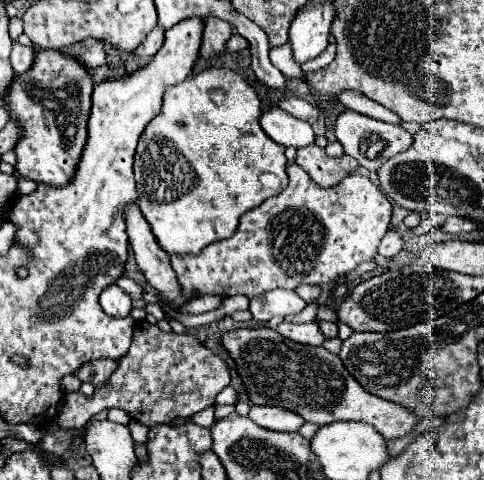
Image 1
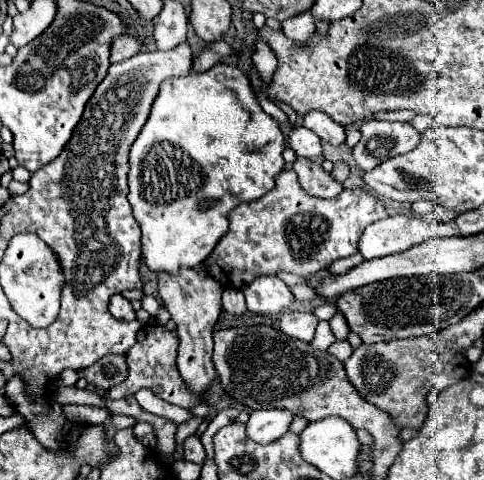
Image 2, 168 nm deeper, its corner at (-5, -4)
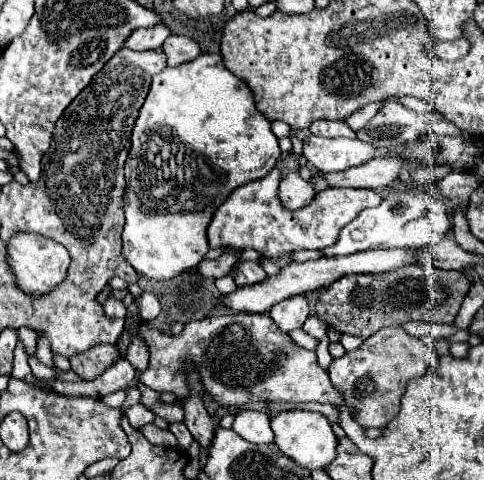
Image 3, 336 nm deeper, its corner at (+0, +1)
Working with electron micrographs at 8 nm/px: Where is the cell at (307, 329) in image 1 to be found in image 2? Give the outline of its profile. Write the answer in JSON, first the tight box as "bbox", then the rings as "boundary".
{"bbox":[281,311,317,343],"boundary":[[[291,311],[281,317],[281,331],[293,339],[311,343],[315,337],[315,327],[317,327],[317,319],[311,313]]]}

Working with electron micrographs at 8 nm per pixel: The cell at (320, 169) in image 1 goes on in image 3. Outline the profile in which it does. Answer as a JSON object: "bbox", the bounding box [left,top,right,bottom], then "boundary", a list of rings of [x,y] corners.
{"bbox":[278,172,316,210],"boundary":[[[288,172],[278,188],[280,204],[286,210],[300,210],[300,208],[308,206],[312,202],[314,194],[316,194],[314,186],[308,180],[302,180],[298,172]]]}

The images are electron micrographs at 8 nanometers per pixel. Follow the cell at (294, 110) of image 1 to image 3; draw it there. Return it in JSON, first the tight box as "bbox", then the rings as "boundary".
{"bbox":[310,120,356,138],"boundary":[[[316,120],[310,126],[310,132],[314,136],[324,136],[324,138],[338,138],[338,136],[356,138],[356,132],[346,122],[332,122],[332,120]]]}

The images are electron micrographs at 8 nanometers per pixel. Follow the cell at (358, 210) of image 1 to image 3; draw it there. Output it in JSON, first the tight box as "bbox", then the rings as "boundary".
{"bbox":[208,168,382,258],"boundary":[[[274,168],[268,176],[238,186],[228,200],[214,212],[212,222],[208,226],[208,242],[210,248],[256,248],[262,256],[272,258],[280,254],[290,254],[296,250],[322,250],[326,246],[334,246],[338,242],[340,230],[356,218],[356,214],[364,208],[378,206],[382,202],[376,190],[366,188],[326,188],[316,194],[316,198],[302,210],[288,212],[280,206],[278,198],[280,170]]]}

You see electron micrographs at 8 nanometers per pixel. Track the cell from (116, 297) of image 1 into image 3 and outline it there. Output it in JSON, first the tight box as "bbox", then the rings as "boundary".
{"bbox":[104,298,126,318],"boundary":[[[108,298],[104,302],[104,314],[108,318],[124,318],[126,316],[126,306],[122,304],[122,300],[116,300],[116,298]]]}

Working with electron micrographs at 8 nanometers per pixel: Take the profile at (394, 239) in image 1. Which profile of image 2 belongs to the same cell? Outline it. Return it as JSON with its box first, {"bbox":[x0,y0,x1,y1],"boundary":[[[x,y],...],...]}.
{"bbox":[359,215,435,259],"boundary":[[[395,215],[365,229],[365,235],[359,243],[359,253],[365,259],[387,257],[407,251],[431,237],[435,237],[435,231],[429,221],[419,217]]]}

